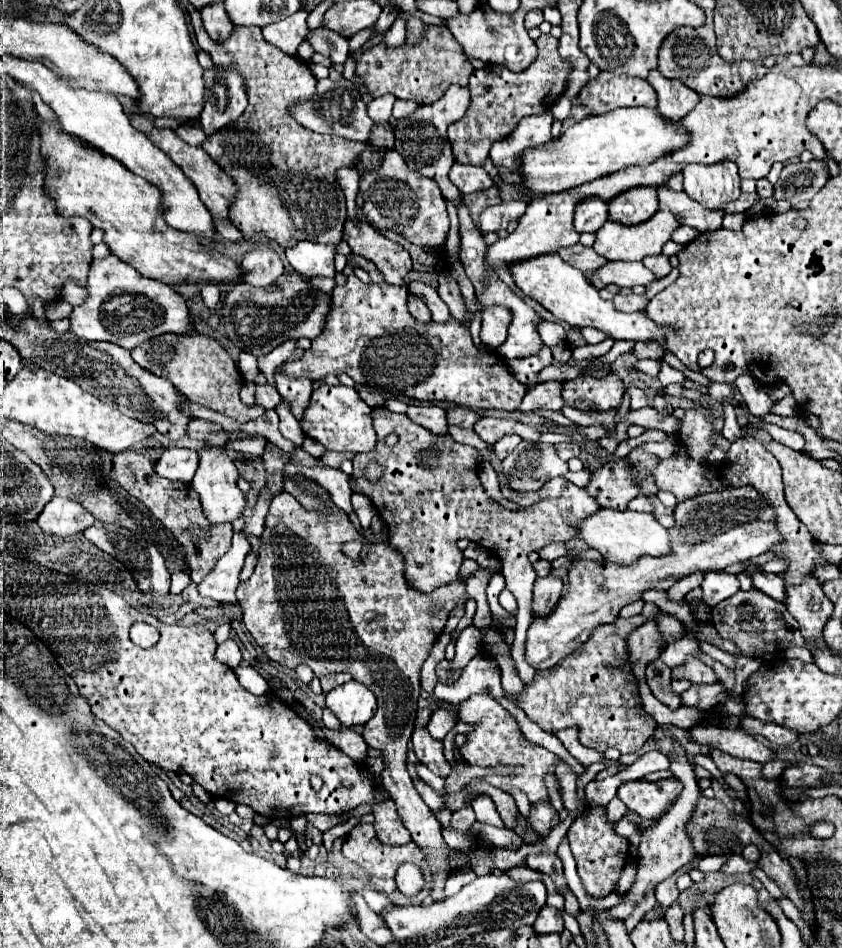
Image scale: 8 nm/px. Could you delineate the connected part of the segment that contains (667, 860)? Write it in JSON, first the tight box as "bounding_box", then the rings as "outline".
{"bounding_box":[608,738,700,920],"outline":[[[672,738],[670,770],[672,770],[672,774],[684,784],[684,790],[682,790],[682,794],[678,796],[676,804],[658,820],[658,824],[652,826],[650,830],[642,832],[642,836],[640,836],[640,846],[638,846],[640,856],[638,856],[638,860],[636,860],[636,882],[634,882],[632,888],[624,894],[624,902],[620,902],[620,904],[616,904],[614,908],[608,910],[608,914],[610,914],[612,918],[616,918],[616,920],[626,920],[626,918],[638,908],[638,904],[646,898],[650,886],[658,886],[662,880],[666,880],[668,876],[672,876],[674,872],[678,872],[684,864],[688,864],[690,860],[696,858],[696,852],[694,852],[694,848],[692,848],[692,844],[690,844],[690,840],[688,840],[688,836],[686,836],[684,824],[688,822],[688,818],[690,818],[692,812],[694,812],[696,800],[698,800],[698,796],[700,796],[700,788],[698,788],[698,784],[696,784],[696,774],[694,774],[692,768],[690,768],[686,750],[684,750],[684,746],[682,746],[676,738]]]}

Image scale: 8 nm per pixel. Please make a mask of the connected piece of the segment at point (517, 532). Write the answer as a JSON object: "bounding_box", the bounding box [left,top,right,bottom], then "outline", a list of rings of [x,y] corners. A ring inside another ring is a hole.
{"bounding_box":[352,408,600,682],"outline":[[[374,408],[372,420],[374,420],[378,444],[372,452],[356,454],[352,458],[354,490],[360,492],[360,494],[366,494],[374,502],[378,516],[388,526],[390,544],[396,546],[406,560],[406,578],[410,578],[410,582],[416,582],[418,590],[422,590],[422,592],[432,592],[434,588],[450,582],[450,578],[458,576],[460,564],[462,564],[462,550],[456,546],[456,542],[460,538],[468,538],[476,544],[480,544],[482,548],[488,548],[490,552],[494,552],[502,562],[502,576],[506,580],[506,588],[518,600],[516,628],[514,628],[516,636],[514,636],[514,642],[512,642],[512,658],[516,662],[516,670],[518,670],[520,680],[532,682],[534,668],[526,662],[526,632],[528,632],[528,628],[534,620],[534,614],[532,614],[532,584],[536,580],[536,572],[532,568],[532,562],[528,560],[528,554],[532,550],[540,550],[540,548],[544,548],[552,542],[572,540],[578,534],[578,528],[576,528],[578,522],[592,516],[600,508],[596,498],[590,496],[586,488],[578,488],[570,480],[566,480],[564,476],[558,476],[558,478],[548,480],[540,490],[534,492],[534,494],[540,496],[540,500],[536,504],[532,504],[528,508],[520,508],[520,510],[508,510],[500,502],[494,502],[488,496],[488,492],[484,490],[484,486],[478,478],[478,464],[482,462],[480,450],[456,442],[450,434],[434,434],[430,430],[424,430],[422,426],[412,422],[406,414],[394,414],[386,408]],[[388,434],[398,436],[398,442],[394,446],[386,444]],[[368,460],[378,460],[384,466],[384,476],[376,484],[364,484],[362,468]]]}

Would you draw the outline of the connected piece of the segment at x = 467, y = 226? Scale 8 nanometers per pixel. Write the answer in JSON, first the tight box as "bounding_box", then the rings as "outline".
{"bounding_box":[456,200,486,286],"outline":[[[462,200],[458,202],[456,208],[458,208],[458,218],[460,218],[460,238],[462,238],[460,262],[466,268],[466,276],[472,280],[474,286],[478,286],[478,274],[482,274],[486,244],[484,244],[482,234],[474,226],[474,222],[468,214],[468,208],[464,206]]]}

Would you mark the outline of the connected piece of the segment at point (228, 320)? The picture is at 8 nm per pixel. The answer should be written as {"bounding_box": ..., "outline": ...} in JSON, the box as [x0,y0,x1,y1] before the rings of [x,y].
{"bounding_box":[218,274,332,356],"outline":[[[282,274],[274,284],[266,288],[254,288],[246,282],[238,282],[222,302],[218,310],[220,322],[228,338],[244,352],[264,356],[286,340],[314,338],[322,332],[326,316],[332,308],[332,296],[316,290],[312,282],[300,274]]]}

